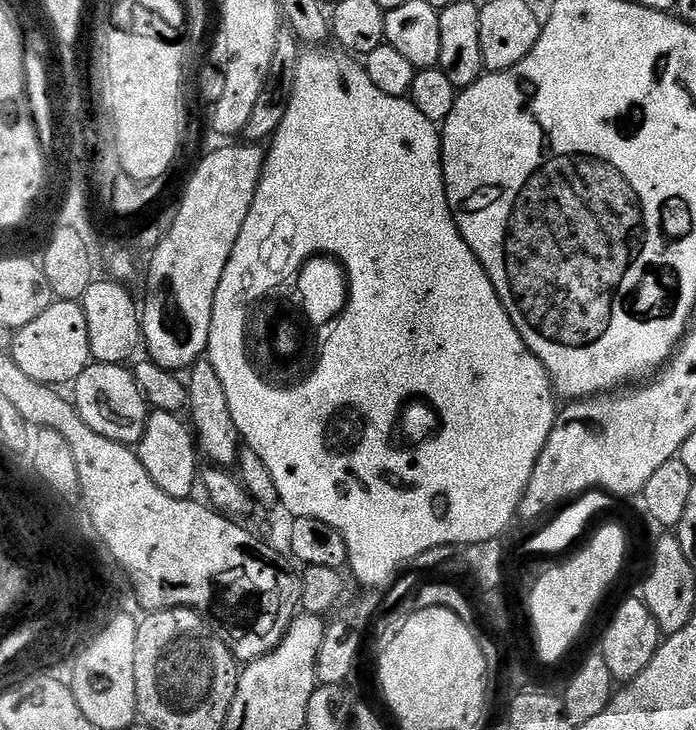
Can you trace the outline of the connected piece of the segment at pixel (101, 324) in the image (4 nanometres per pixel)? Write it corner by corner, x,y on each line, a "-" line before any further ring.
107,278
108,280
97,279
86,290
84,299
84,313
86,314
86,330
90,334
90,350
92,351
92,360
98,364
122,364
127,365
128,359
135,354
136,351
141,351
142,348
142,329
140,326
140,318
142,315
141,309
138,307
138,300
131,296
124,289
123,283
117,282
115,279

